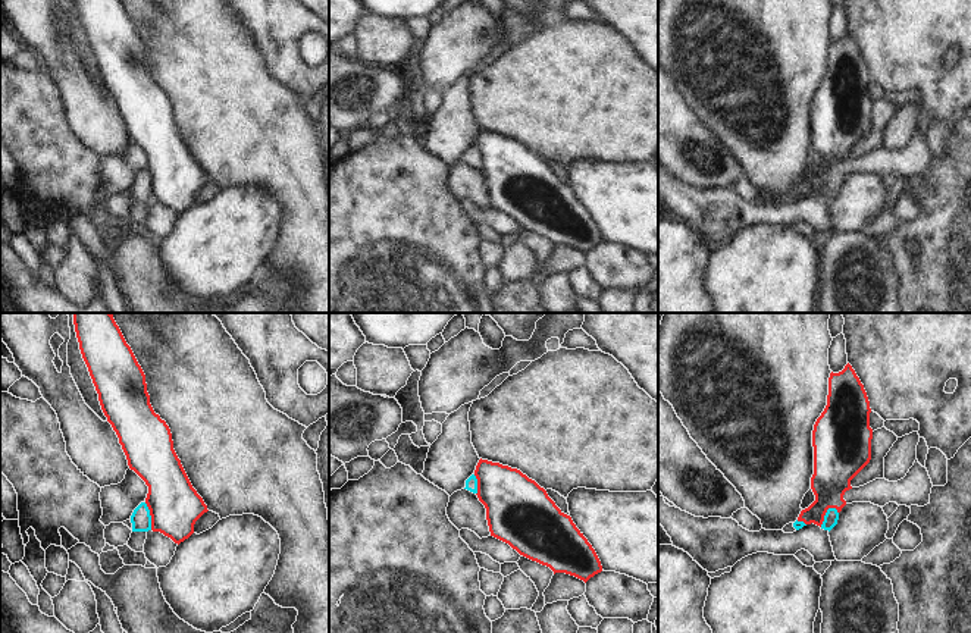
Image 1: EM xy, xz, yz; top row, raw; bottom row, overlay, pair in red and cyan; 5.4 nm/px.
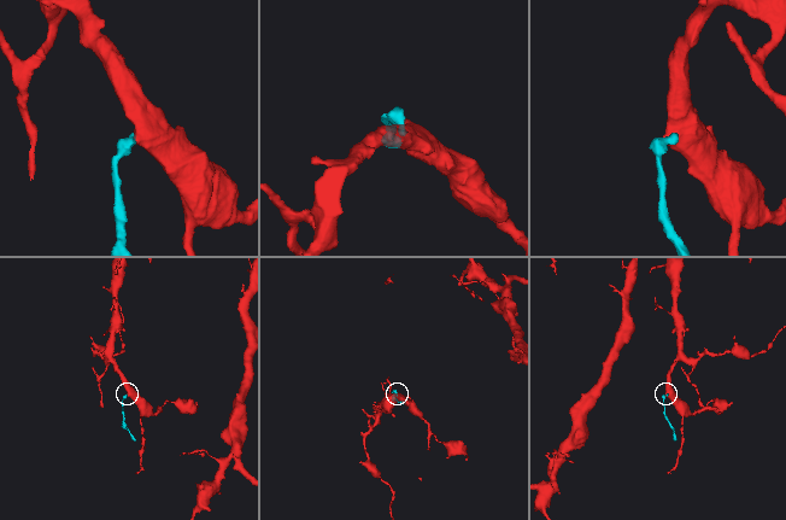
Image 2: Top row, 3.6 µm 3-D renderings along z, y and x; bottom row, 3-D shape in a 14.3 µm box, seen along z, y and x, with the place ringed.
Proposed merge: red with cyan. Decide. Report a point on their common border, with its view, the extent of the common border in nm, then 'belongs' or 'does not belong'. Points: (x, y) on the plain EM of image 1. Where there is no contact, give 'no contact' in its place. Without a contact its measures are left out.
yz (824, 185) | 140 nm | does not belong

